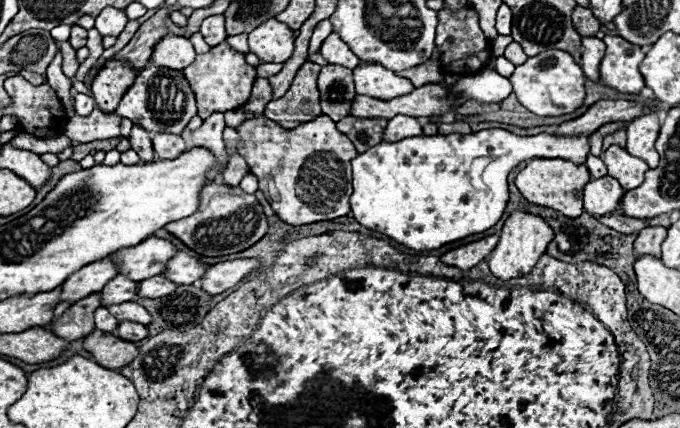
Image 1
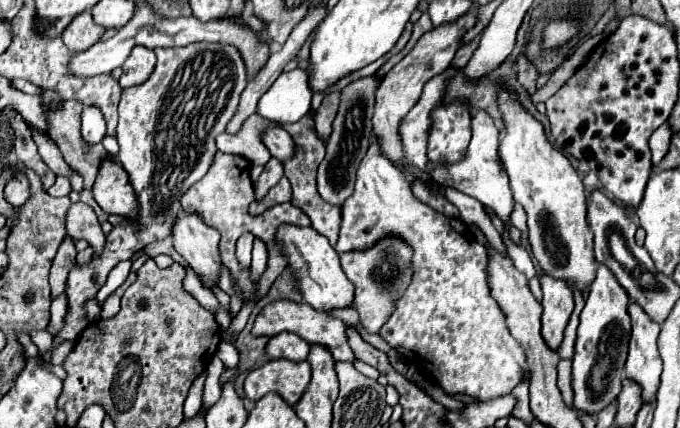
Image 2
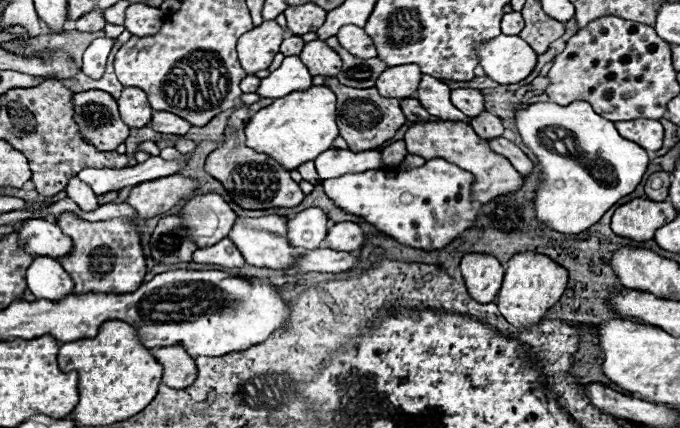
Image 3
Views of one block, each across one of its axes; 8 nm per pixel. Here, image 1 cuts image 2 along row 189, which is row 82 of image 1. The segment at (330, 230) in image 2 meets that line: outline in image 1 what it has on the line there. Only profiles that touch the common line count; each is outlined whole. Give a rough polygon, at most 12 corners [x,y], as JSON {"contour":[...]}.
{"contour":[[306,62],[264,116],[292,128],[320,116],[318,64]]}

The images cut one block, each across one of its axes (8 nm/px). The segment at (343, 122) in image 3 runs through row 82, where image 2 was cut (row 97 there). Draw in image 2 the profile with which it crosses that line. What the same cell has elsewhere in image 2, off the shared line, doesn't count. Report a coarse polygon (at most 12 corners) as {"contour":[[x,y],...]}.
{"contour":[[342,90],[324,96],[316,112],[316,134],[326,142],[340,106]]}

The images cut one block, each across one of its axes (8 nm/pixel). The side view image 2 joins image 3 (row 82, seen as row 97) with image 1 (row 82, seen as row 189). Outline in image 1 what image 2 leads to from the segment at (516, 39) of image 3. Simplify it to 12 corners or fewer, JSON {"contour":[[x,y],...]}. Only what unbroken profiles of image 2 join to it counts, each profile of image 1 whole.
{"contour":[[548,50],[516,66],[518,102],[538,116],[574,112],[584,72]]}

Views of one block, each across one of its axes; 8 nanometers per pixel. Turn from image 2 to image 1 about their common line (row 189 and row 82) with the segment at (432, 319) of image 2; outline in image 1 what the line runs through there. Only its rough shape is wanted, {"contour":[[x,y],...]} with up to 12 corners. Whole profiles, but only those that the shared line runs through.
{"contour":[[378,62],[356,66],[356,94],[390,100],[414,90]]}

